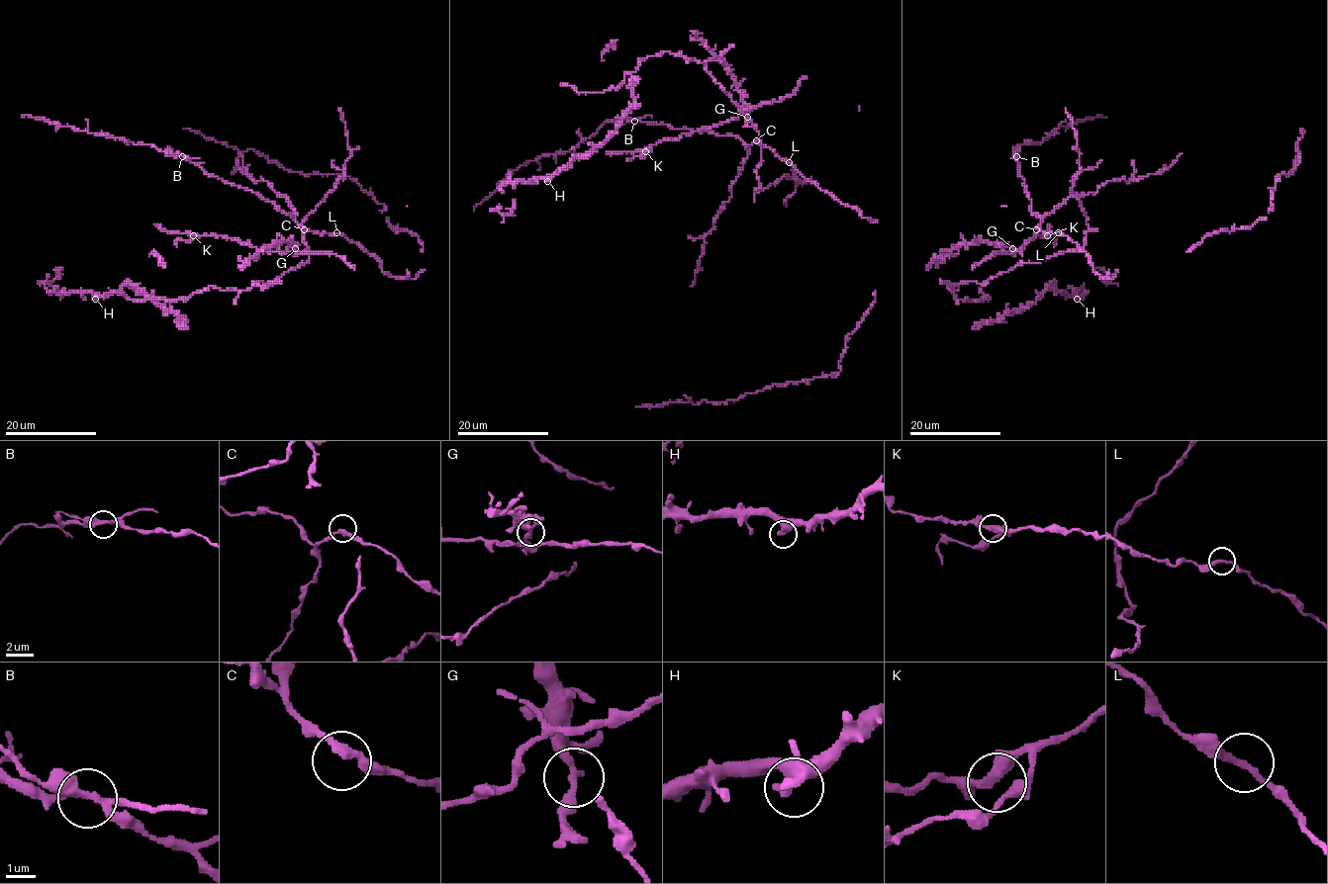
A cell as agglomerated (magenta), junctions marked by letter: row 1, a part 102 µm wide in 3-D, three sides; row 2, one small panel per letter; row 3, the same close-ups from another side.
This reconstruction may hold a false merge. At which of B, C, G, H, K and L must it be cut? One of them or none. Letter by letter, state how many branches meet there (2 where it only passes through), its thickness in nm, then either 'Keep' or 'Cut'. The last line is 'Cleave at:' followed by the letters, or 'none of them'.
B: Branches: 2. Thickness 300 nm. Cut
C: Branches: 2. Thickness 280 nm. Keep
G: Branches: 2. Thickness 280 nm. Keep
H: Branches: 2. Thickness 320 nm. Keep
K: Branches: 2. Thickness 360 nm. Keep
L: Branches: 2. Thickness 240 nm. Keep
Cleave at: B

